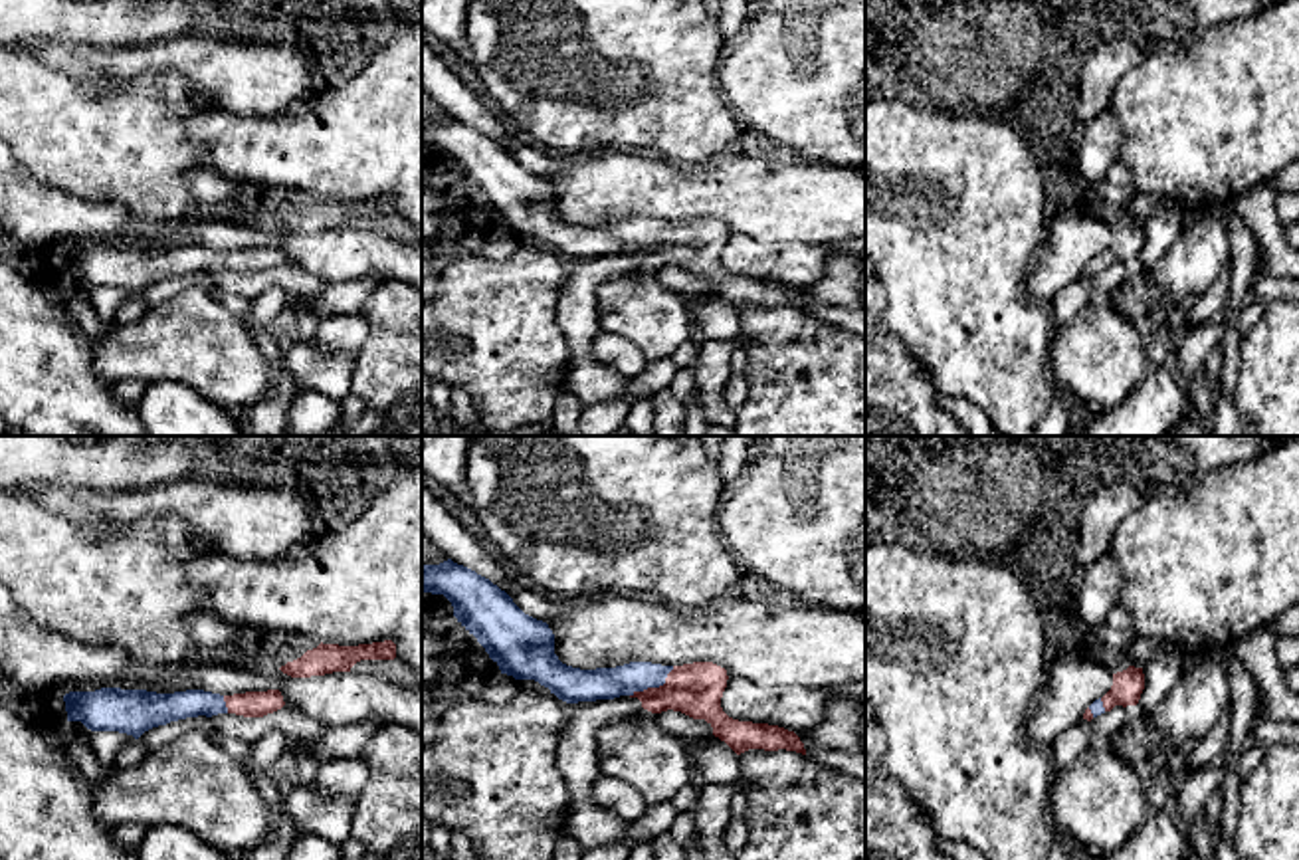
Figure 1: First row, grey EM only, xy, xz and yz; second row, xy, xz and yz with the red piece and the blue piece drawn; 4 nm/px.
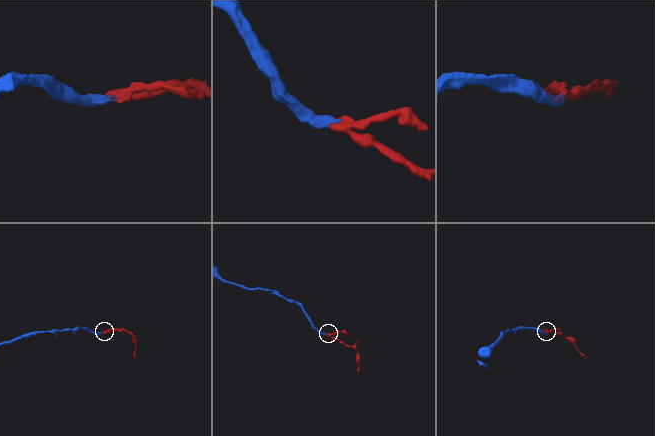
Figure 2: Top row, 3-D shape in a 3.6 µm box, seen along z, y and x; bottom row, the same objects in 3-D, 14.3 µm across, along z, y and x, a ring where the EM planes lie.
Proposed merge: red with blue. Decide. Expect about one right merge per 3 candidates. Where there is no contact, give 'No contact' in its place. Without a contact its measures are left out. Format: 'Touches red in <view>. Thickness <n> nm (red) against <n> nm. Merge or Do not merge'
Touches red in xz. Thickness 220 nm (red) against 130 nm. Merge

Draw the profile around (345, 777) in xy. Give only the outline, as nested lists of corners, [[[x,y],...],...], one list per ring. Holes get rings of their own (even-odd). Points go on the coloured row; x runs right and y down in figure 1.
[[[362,755],[339,757],[319,767],[315,785],[323,799],[333,801],[341,797],[354,805],[364,791],[368,777],[370,769]]]

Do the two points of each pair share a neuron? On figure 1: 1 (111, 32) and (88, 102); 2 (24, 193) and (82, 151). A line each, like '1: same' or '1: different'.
1: different
2: different

